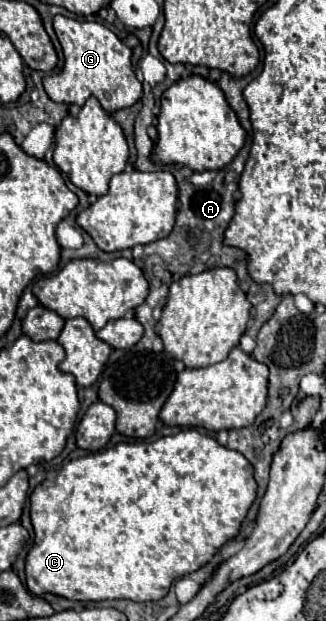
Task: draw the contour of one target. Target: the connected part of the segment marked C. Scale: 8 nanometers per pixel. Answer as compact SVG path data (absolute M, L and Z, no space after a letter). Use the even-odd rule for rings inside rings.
M185 429L179 431L177 435L161 437L151 443L119 443L115 447L89 453L79 459L71 459L61 471L50 471L41 485L35 487L31 493L31 523L35 529L35 543L33 549L27 555L25 563L26 586L33 595L61 595L65 599L73 601L103 601L103 599L131 599L131 601L159 601L169 593L169 587L175 579L189 575L203 565L207 565L213 555L227 543L231 541L237 533L239 527L255 501L255 491L257 483L253 479L253 465L241 455L239 451L227 449L217 443L215 437L205 435L197 429Z

